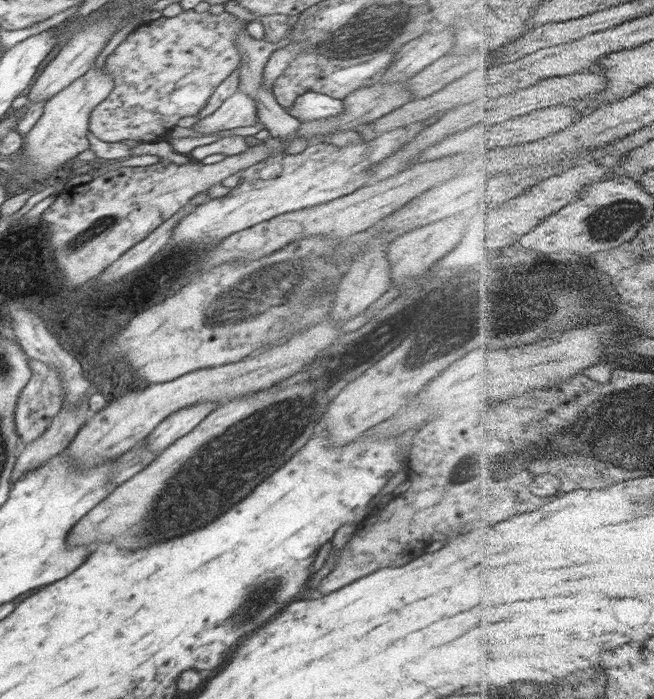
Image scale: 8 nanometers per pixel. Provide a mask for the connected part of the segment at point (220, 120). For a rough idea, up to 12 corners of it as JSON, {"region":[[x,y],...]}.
{"region":[[240,91],[210,116],[197,121],[192,136],[252,126],[255,100]]}

